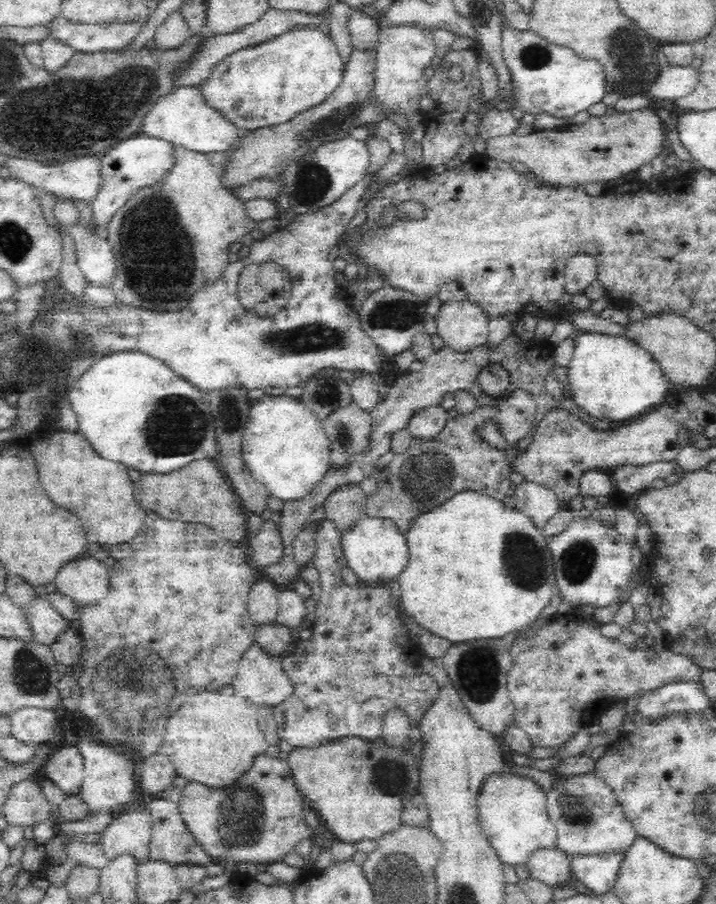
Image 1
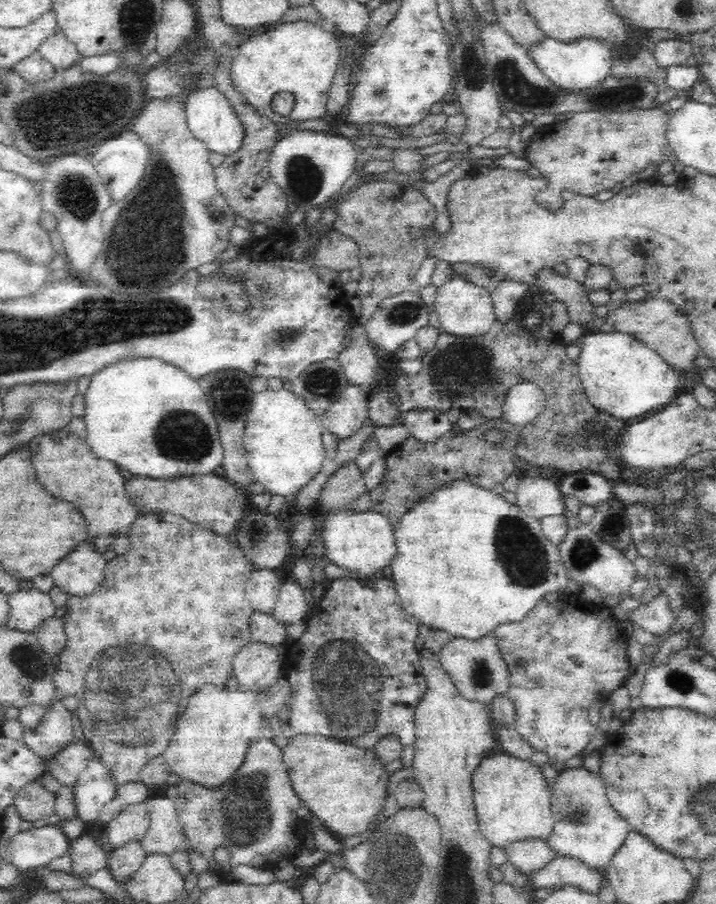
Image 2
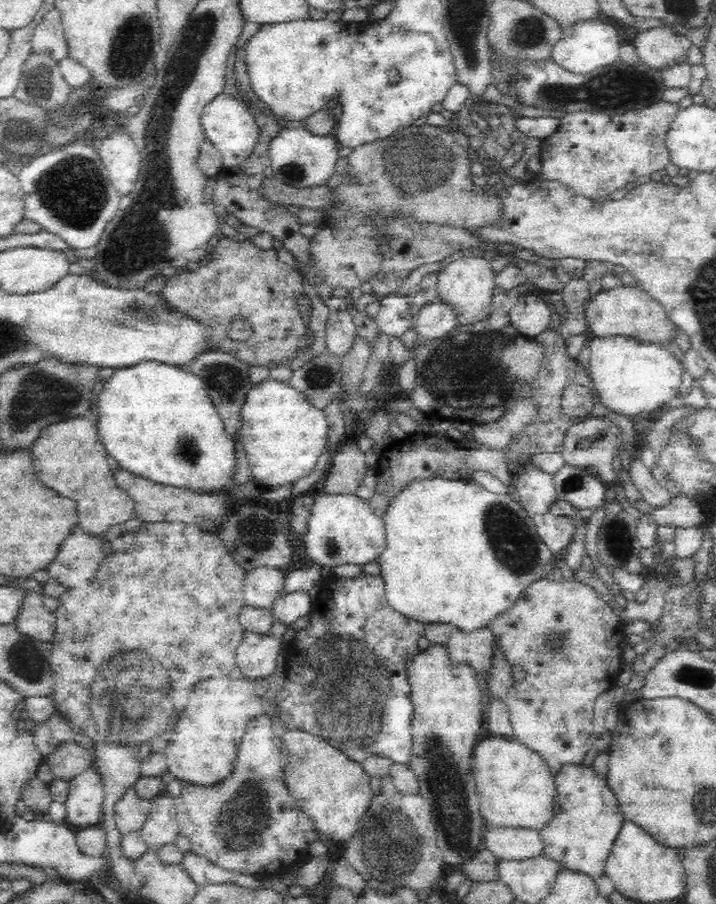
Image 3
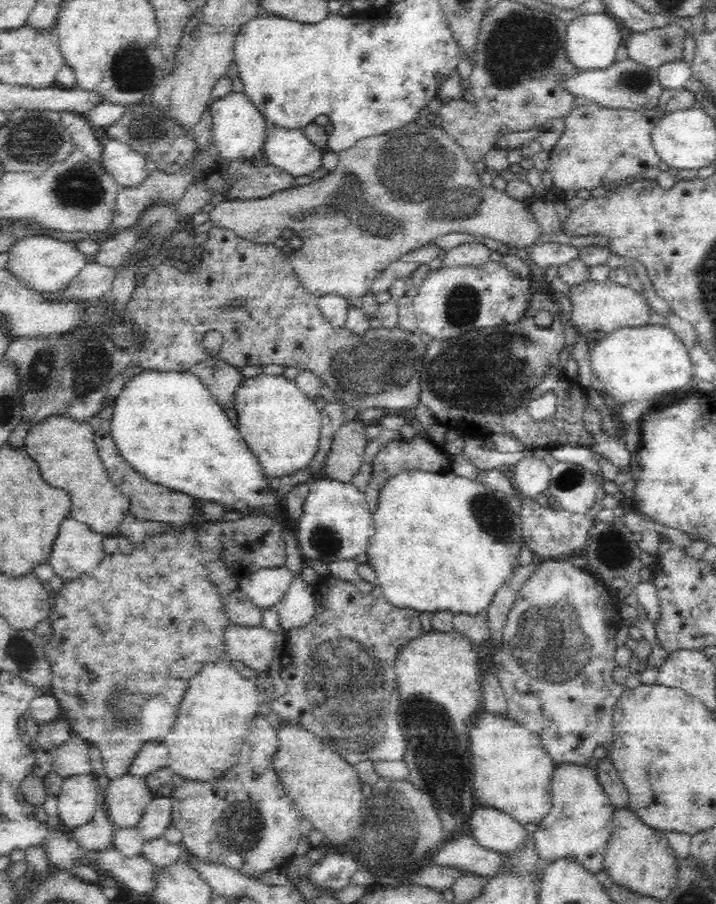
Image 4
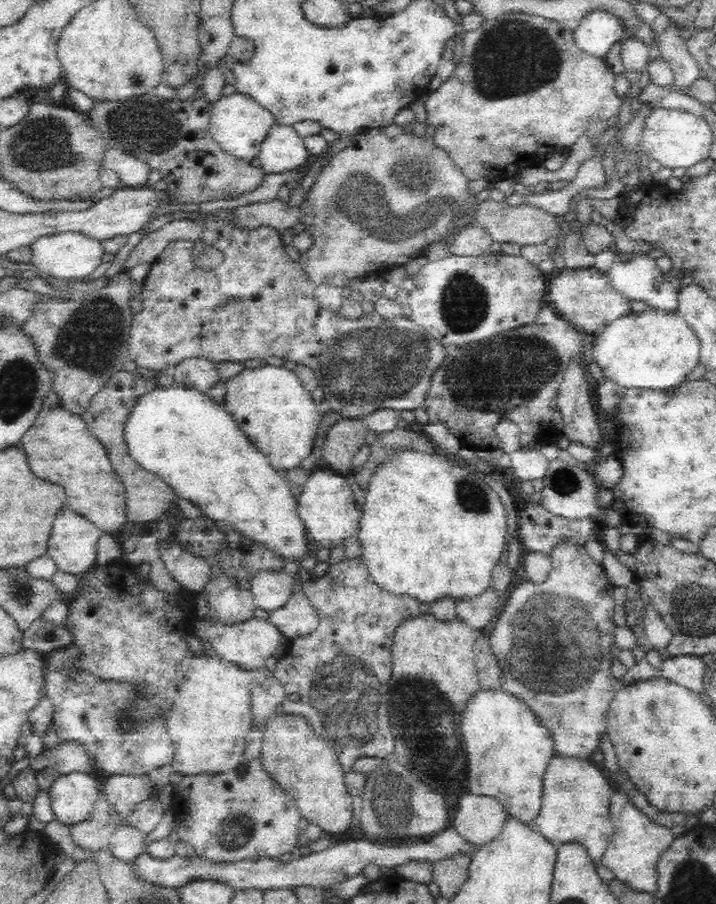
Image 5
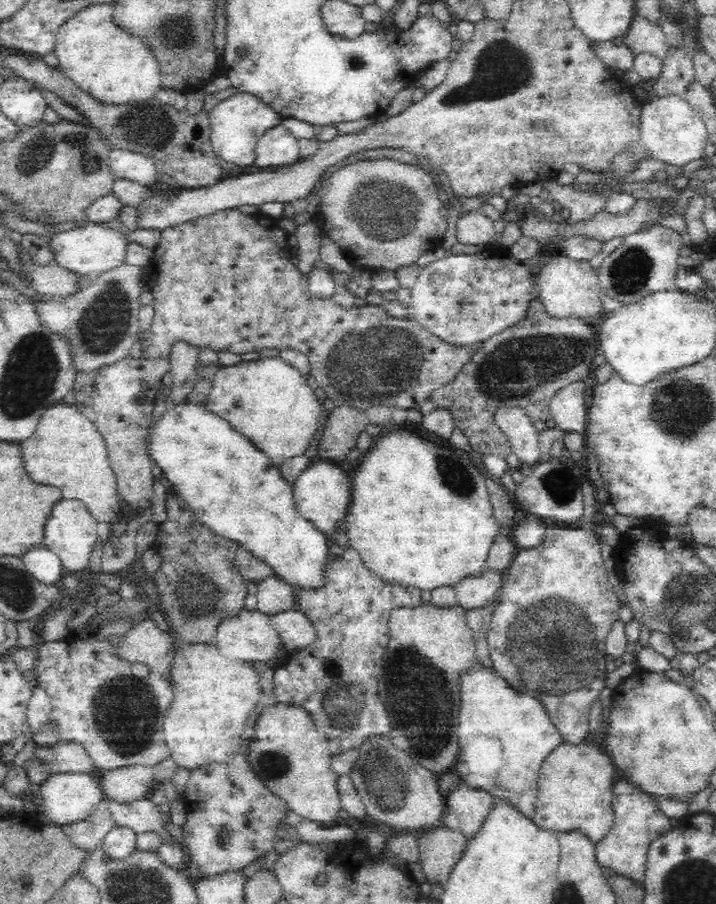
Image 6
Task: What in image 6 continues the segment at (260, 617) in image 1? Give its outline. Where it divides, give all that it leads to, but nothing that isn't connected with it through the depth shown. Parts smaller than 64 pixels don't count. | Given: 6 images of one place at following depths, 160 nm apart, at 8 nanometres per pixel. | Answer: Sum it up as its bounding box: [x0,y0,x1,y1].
[254,575,296,616]

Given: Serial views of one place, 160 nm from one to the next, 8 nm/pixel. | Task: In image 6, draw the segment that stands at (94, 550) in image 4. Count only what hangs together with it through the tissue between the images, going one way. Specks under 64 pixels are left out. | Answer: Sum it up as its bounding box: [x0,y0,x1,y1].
[44,500,99,573]

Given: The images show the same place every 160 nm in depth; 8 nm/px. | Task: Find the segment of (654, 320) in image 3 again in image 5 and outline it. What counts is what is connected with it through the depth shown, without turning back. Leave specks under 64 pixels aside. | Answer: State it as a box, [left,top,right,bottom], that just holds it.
[547,266,635,337]

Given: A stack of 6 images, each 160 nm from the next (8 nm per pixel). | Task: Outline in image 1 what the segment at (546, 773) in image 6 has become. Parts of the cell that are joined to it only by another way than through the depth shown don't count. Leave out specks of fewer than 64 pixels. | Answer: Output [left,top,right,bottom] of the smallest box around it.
[545,772,637,856]

